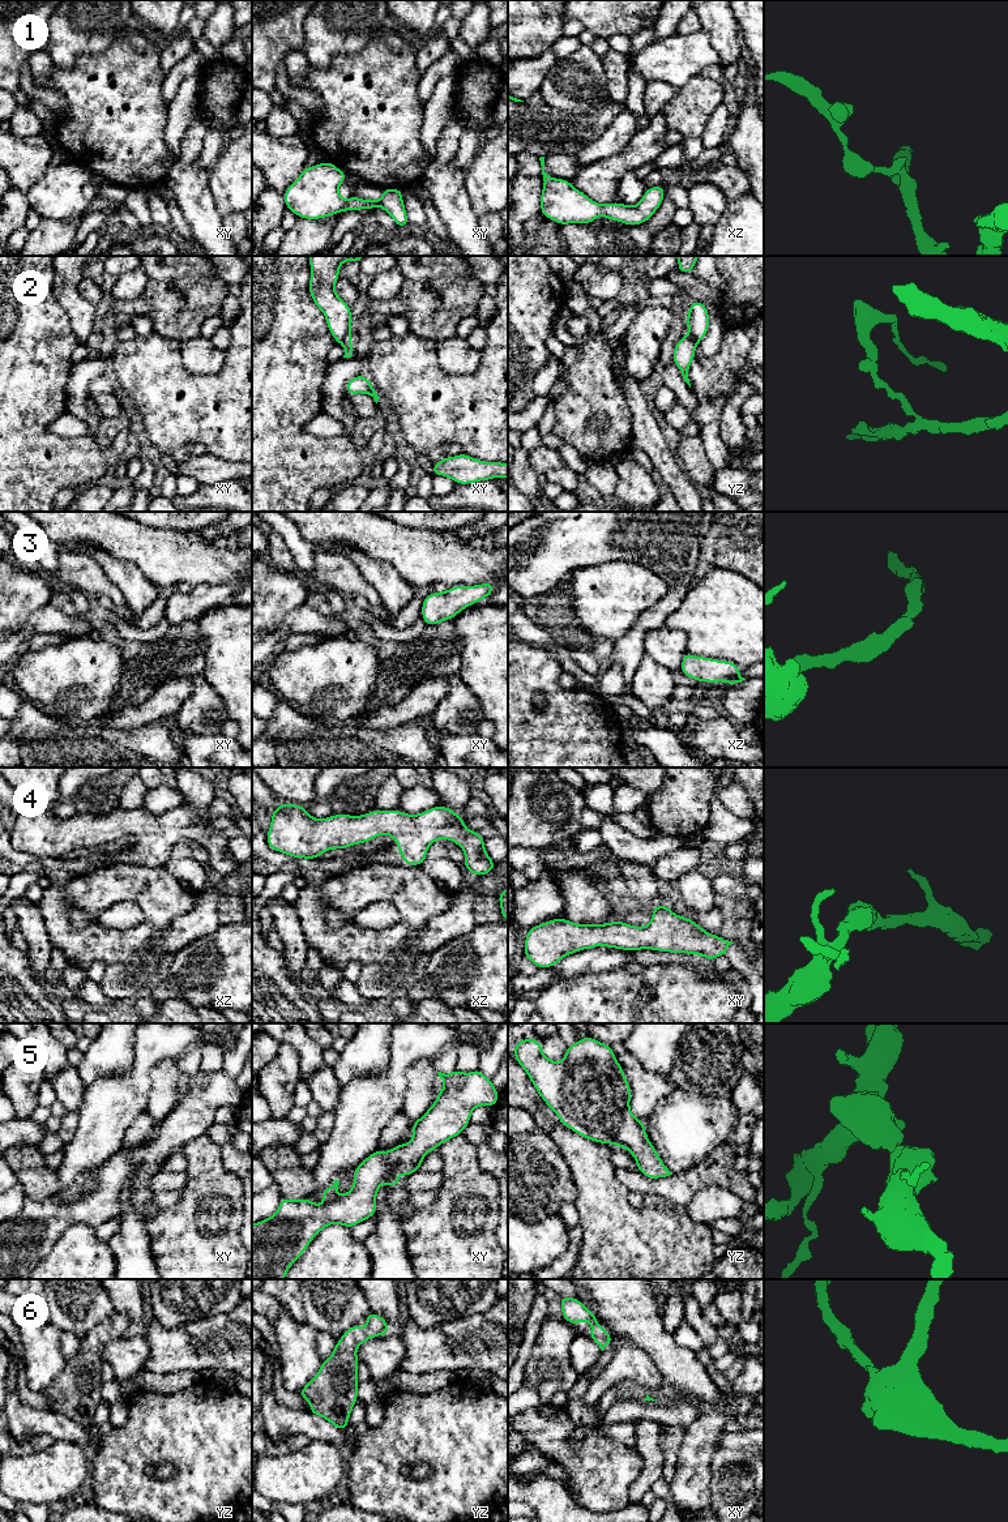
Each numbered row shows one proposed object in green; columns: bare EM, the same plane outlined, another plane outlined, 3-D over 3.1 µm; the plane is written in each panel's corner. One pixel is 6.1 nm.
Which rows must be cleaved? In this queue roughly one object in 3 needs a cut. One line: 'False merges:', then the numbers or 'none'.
False merges: 2

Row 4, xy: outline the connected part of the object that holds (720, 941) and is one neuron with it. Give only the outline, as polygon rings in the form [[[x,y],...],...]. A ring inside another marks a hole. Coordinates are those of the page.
[[[665,903],[652,909],[652,914],[652,922],[645,927],[623,920],[603,924],[576,924],[565,918],[547,920],[528,929],[522,950],[538,969],[547,969],[569,954],[595,946],[697,954],[713,962],[726,955],[727,946],[734,944],[706,932],[692,919],[674,914]]]

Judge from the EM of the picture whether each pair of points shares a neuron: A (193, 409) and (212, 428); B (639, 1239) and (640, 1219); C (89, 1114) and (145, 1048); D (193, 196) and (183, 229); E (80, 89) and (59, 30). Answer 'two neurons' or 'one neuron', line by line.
A: one neuron
B: one neuron
C: one neuron
D: two neurons
E: two neurons

